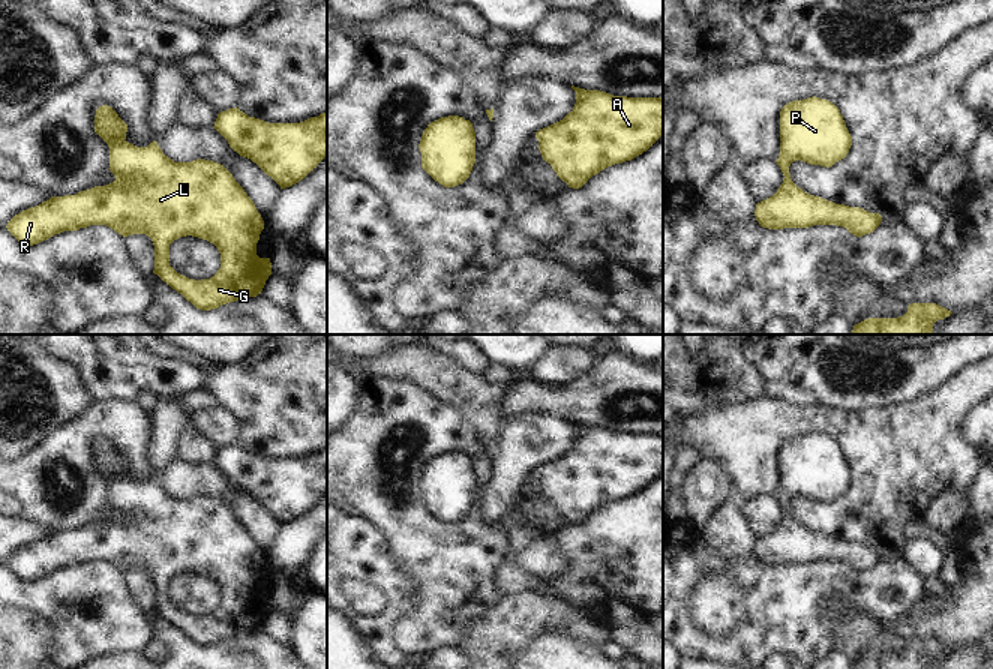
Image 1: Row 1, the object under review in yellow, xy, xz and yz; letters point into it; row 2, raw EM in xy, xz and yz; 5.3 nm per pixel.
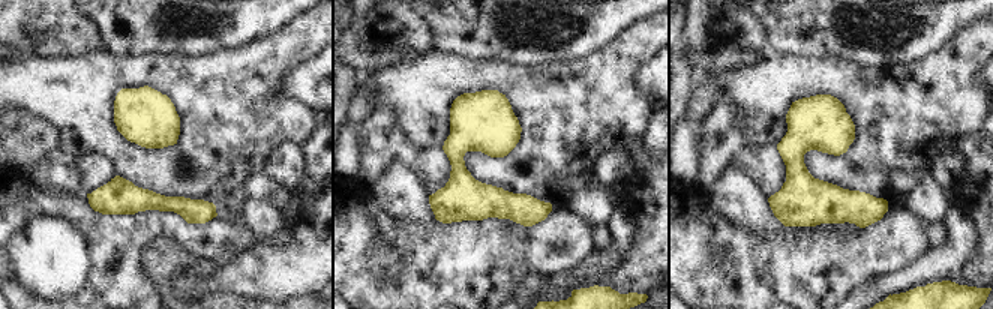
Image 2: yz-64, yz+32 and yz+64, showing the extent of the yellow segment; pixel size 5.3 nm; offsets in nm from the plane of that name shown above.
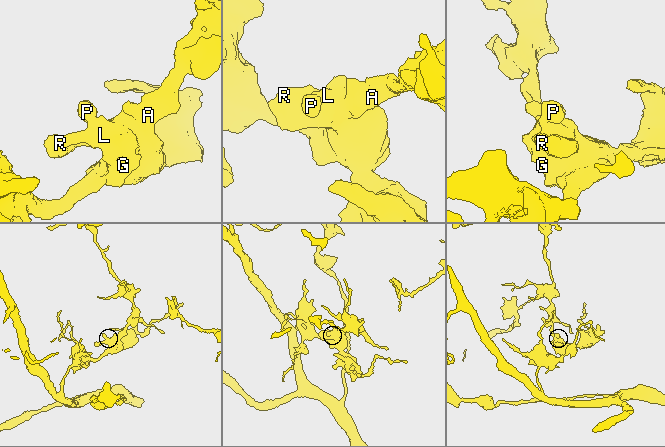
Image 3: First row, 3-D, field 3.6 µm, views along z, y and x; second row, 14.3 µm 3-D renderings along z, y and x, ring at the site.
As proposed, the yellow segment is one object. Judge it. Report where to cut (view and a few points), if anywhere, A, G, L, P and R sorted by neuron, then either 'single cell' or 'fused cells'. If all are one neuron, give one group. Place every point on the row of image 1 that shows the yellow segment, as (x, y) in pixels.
no cut | A G L P R | single cell

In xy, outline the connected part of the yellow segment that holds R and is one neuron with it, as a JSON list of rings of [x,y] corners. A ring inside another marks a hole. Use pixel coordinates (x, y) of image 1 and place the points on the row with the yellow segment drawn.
[[[108,105],[96,110],[94,132],[110,147],[110,171],[116,180],[75,195],[51,196],[15,214],[6,228],[20,243],[33,246],[63,231],[106,225],[123,237],[148,236],[154,246],[153,273],[196,309],[212,310],[261,294],[272,274],[270,258],[256,255],[264,220],[254,201],[224,165],[206,159],[174,162],[164,154],[158,141],[147,147],[128,142],[128,124]],[[186,236],[207,240],[218,248],[220,268],[210,279],[189,279],[170,266],[170,244]]]

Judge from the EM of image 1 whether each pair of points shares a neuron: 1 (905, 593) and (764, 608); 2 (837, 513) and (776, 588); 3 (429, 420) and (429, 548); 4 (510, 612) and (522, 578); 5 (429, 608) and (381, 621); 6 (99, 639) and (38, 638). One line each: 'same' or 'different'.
1: same
2: different
3: same
4: different
5: different
6: different

